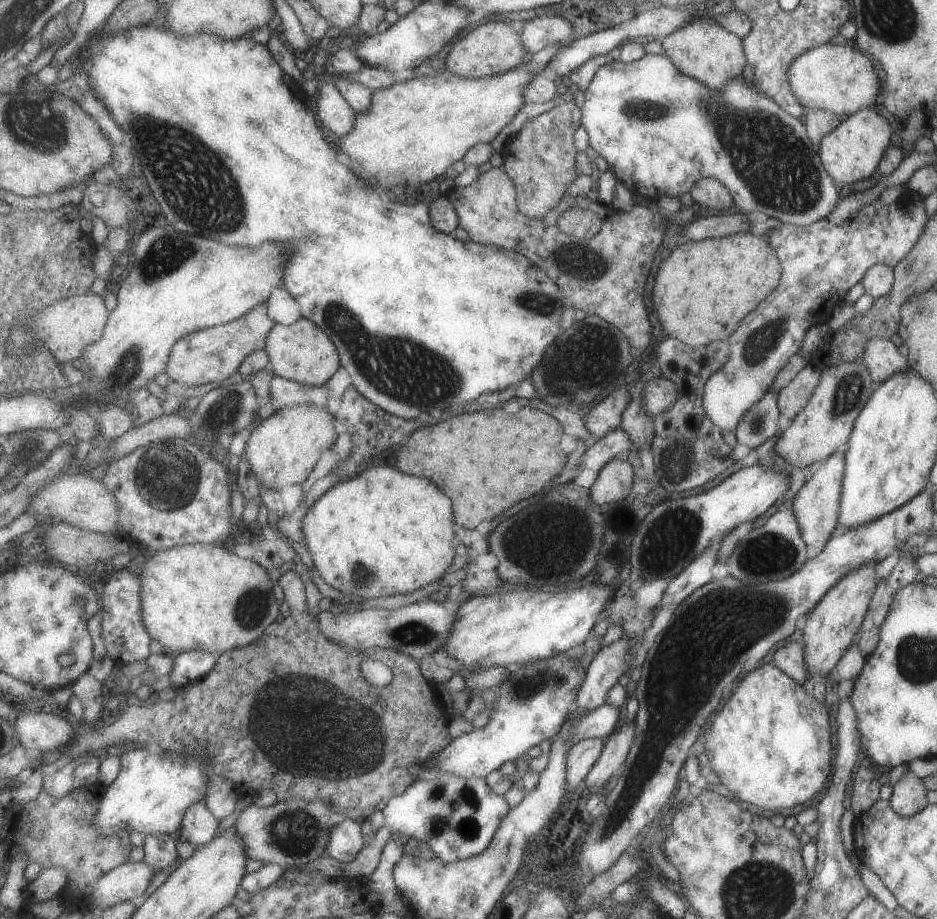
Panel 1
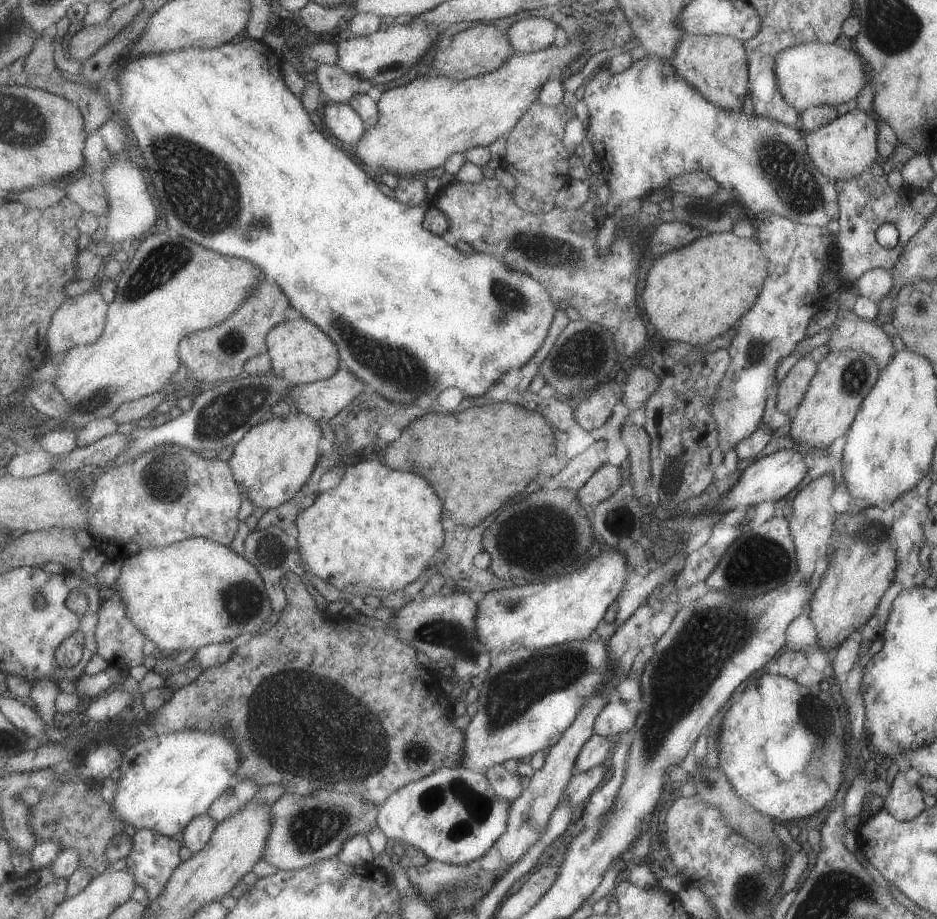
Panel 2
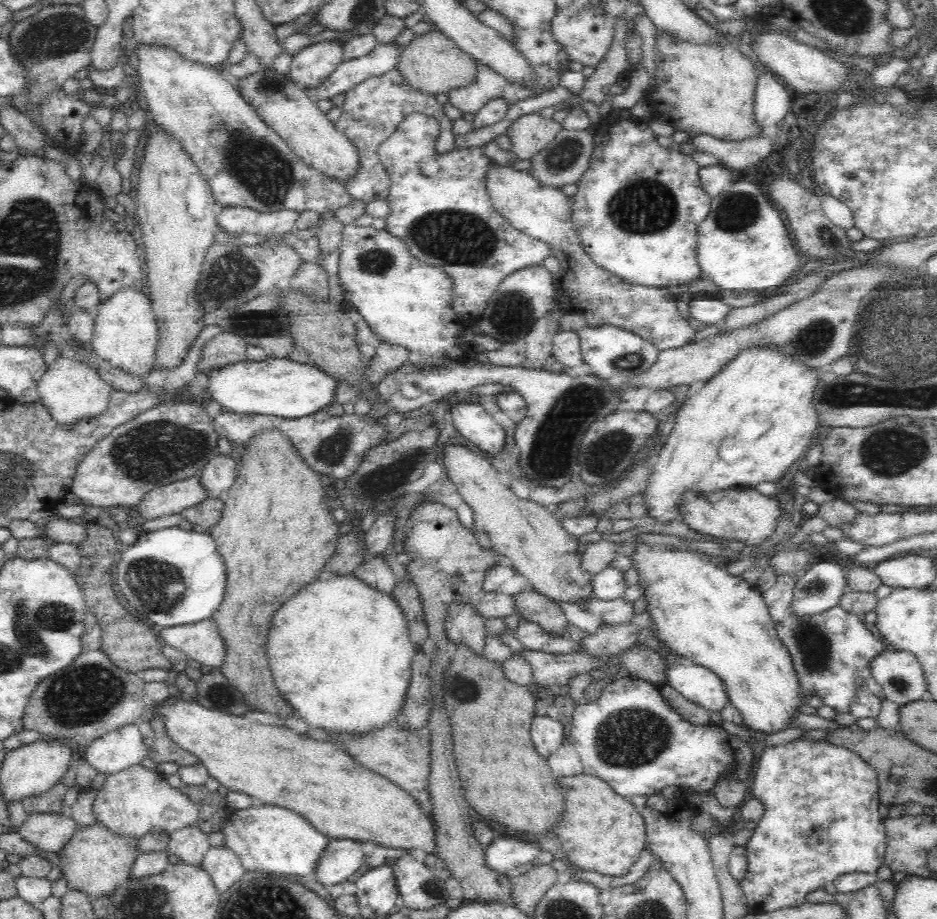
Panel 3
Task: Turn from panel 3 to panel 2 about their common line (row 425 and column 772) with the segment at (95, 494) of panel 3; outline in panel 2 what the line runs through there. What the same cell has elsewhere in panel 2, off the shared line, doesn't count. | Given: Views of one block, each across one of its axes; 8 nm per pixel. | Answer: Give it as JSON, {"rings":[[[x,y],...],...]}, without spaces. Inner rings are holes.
{"rings":[[[646,55],[618,74],[603,67],[584,88],[583,98],[589,112],[587,138],[592,142],[595,158],[611,192],[610,199],[600,209],[607,216],[615,216],[618,207],[628,200],[644,200],[657,189],[668,189],[670,182],[682,174],[703,172],[714,178],[722,189],[734,194],[756,219],[777,214],[793,223],[827,227],[839,218],[836,186],[812,162],[806,150],[806,133],[800,126],[784,126],[754,112],[746,114],[743,108],[726,110],[708,102],[703,93],[676,72],[671,61]]]}

